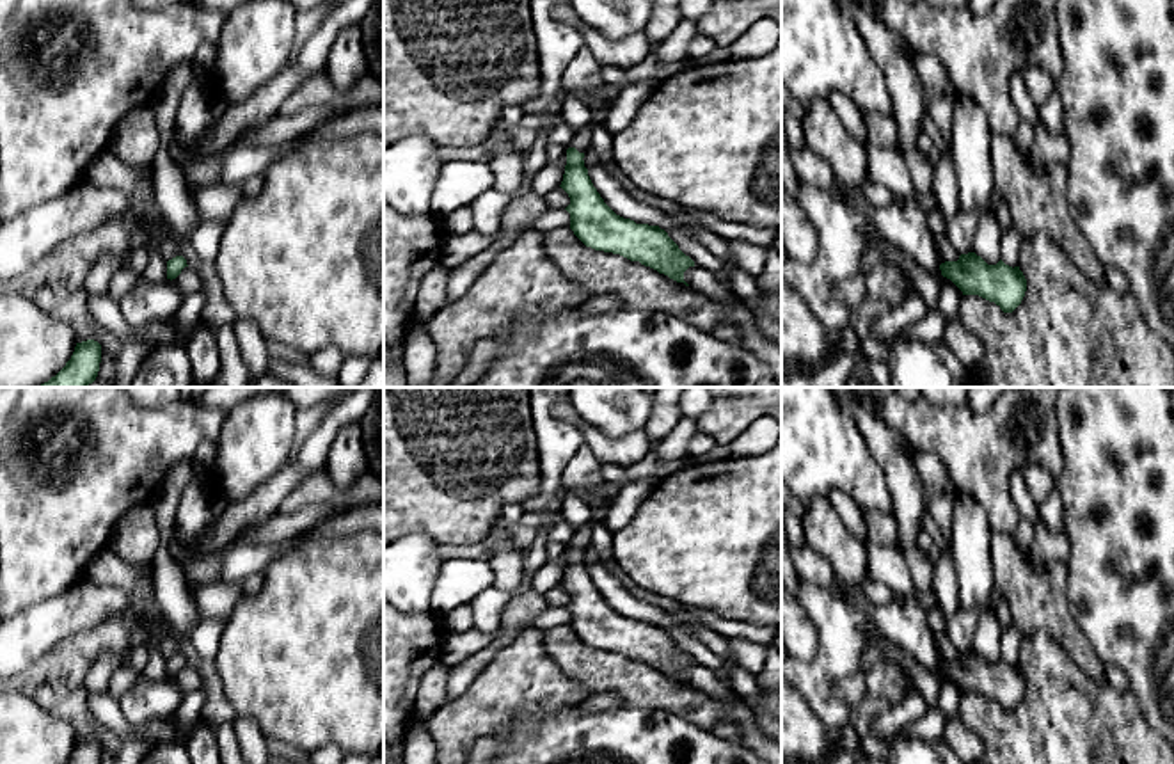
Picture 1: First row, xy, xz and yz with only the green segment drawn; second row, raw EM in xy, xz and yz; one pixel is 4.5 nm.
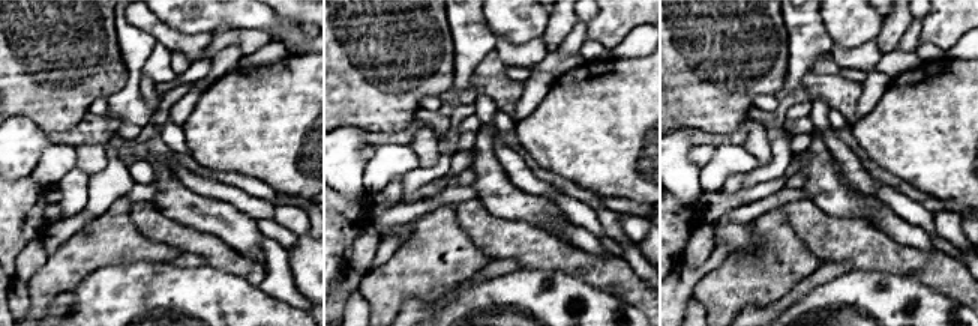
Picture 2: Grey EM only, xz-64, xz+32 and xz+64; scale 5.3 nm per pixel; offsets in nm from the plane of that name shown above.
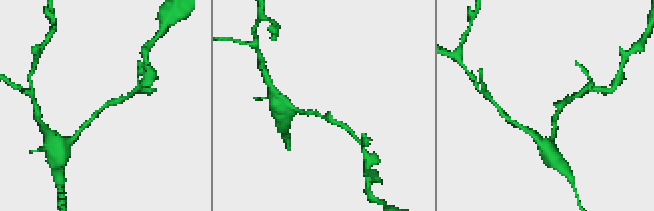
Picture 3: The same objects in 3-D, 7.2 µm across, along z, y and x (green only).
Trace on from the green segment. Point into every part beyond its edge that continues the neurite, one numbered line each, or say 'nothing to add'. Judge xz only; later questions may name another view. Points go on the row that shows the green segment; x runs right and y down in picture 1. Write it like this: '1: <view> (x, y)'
nothing to add

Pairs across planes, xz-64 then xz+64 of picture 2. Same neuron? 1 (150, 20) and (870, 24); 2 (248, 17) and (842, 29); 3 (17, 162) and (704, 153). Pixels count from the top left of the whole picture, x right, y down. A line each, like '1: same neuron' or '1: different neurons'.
1: different neurons
2: same neuron
3: different neurons

